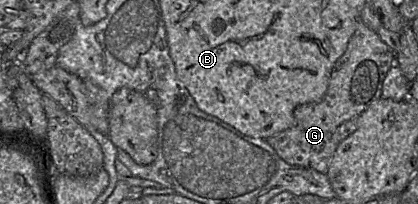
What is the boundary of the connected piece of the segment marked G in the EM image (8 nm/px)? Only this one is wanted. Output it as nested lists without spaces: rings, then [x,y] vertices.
[[[358,23],[346,51],[334,64],[322,100],[296,107],[293,126],[266,141],[288,164],[326,174],[331,158],[341,142],[338,127],[357,118],[370,104],[382,98],[383,81],[394,64],[394,54],[377,33]]]

